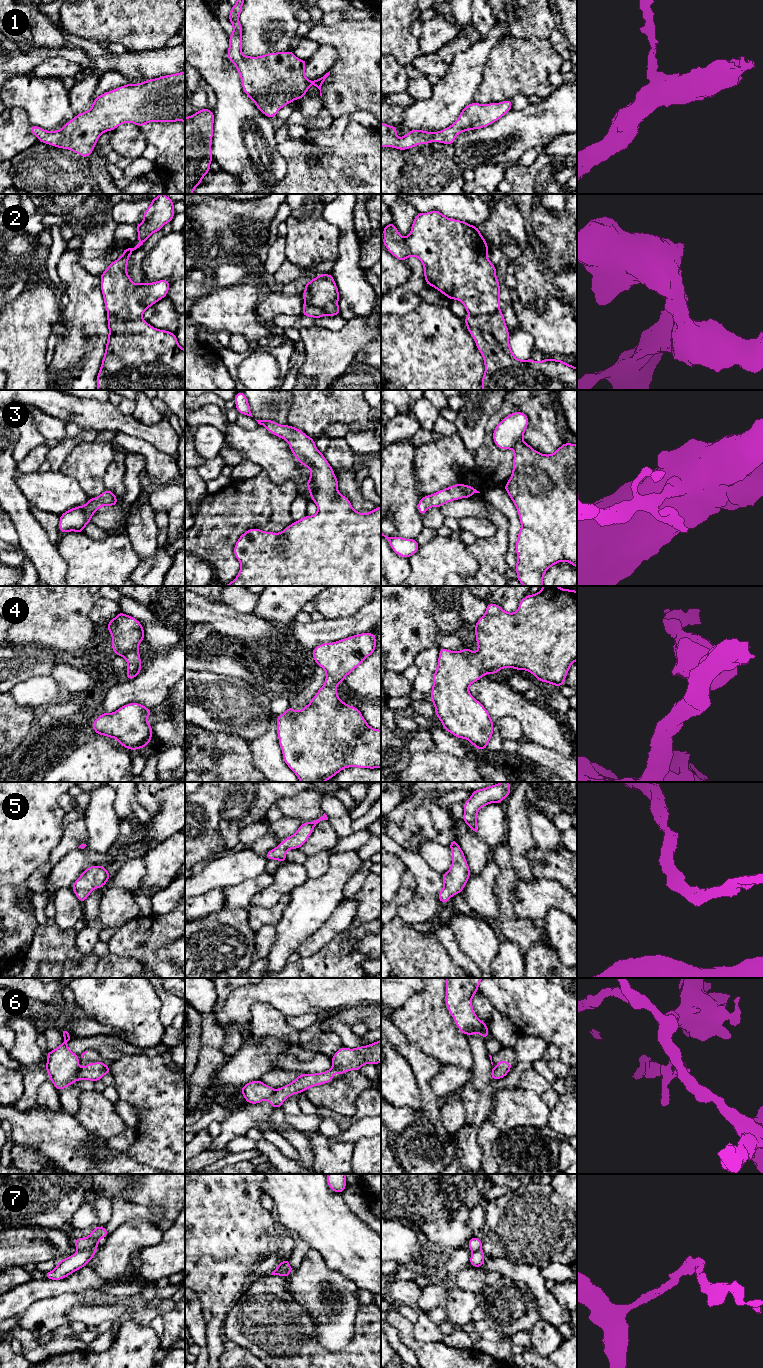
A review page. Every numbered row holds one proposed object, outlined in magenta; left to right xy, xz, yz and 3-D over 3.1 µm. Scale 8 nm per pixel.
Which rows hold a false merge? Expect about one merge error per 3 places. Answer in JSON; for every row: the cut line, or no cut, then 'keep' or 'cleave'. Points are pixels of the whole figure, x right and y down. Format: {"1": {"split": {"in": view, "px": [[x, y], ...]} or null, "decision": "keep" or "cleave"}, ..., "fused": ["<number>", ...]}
{"1": {"split": null, "decision": "keep"}, "2": {"split": {"in": "xy", "px": [[108, 313], [129, 319], [141, 318]]}, "decision": "cleave"}, "3": {"split": null, "decision": "keep"}, "4": {"split": null, "decision": "keep"}, "5": {"split": null, "decision": "keep"}, "6": {"split": {"in": "xy", "px": [[79, 1067], [77, 1079]]}, "decision": "cleave"}, "7": {"split": {"in": "xy", "px": [[95, 1249], [78, 1250]]}, "decision": "cleave"}, "fused": ["2", "6", "7"]}

